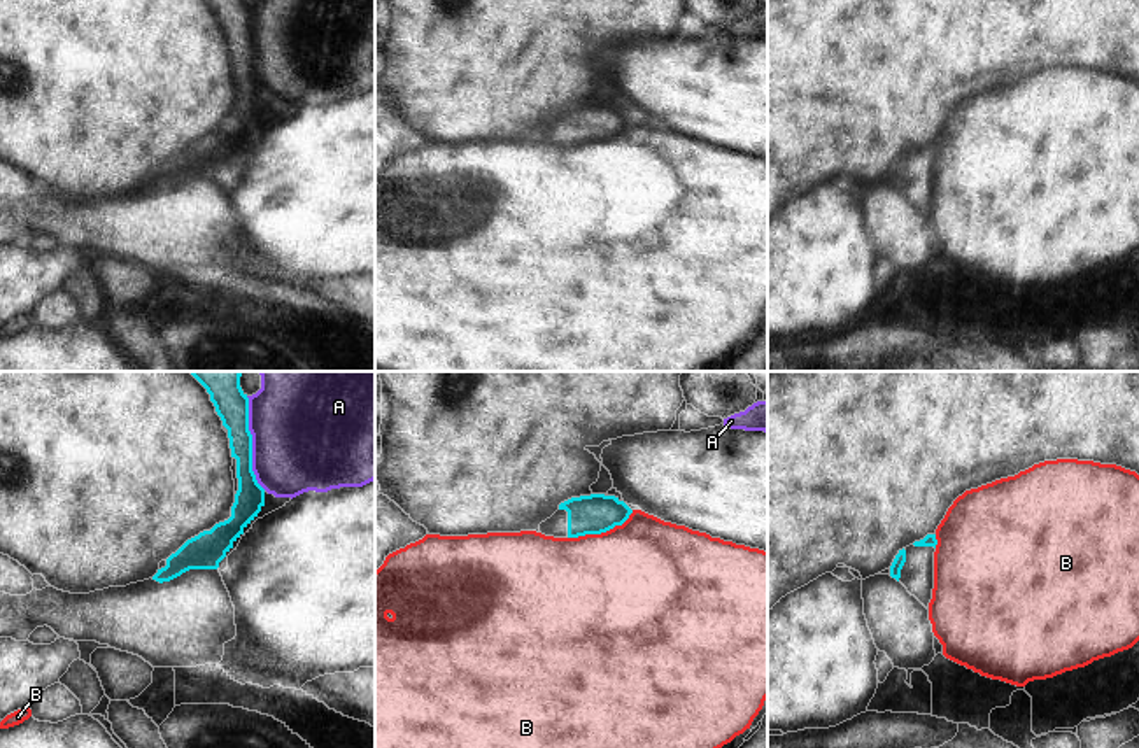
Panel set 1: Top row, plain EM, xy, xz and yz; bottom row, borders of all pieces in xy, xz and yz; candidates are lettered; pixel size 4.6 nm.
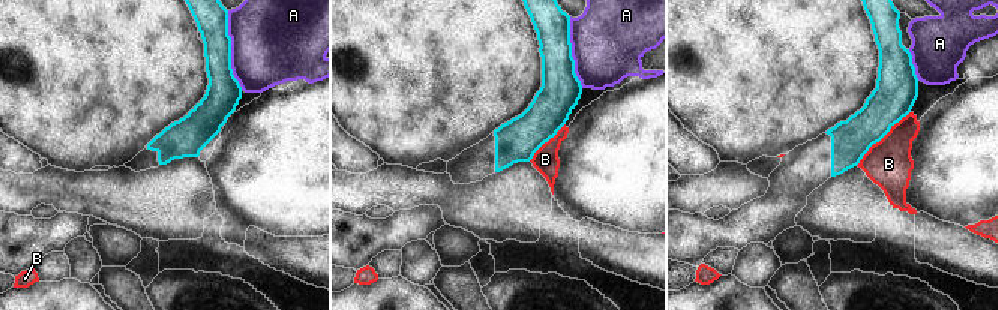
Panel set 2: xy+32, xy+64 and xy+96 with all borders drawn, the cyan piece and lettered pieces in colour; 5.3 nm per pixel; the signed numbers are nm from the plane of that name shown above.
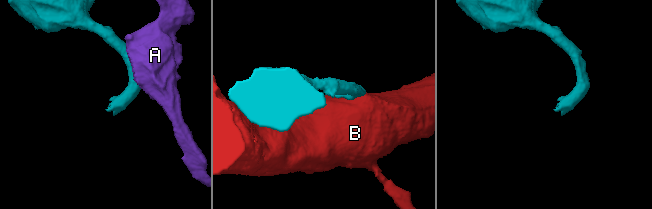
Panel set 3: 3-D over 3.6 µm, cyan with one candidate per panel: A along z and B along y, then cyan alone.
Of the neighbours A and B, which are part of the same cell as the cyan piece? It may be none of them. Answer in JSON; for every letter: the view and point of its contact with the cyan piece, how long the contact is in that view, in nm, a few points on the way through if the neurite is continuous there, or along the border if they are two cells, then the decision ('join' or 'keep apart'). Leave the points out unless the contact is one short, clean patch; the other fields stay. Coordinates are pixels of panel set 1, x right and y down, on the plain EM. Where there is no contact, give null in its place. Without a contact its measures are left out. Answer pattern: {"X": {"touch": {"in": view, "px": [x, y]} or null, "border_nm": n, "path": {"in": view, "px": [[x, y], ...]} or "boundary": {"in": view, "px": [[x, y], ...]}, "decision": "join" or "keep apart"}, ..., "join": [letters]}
{"A": {"touch": {"in": "xy", "px": [251, 51]}, "border_nm": 440, "boundary": {"in": "xy", "px": [[246, 4], [251, 77], [265, 97]]}, "decision": "keep apart"}, "B": {"touch": {"in": "xz", "px": [601, 139]}, "border_nm": 340, "decision": "keep apart"}, "join": []}

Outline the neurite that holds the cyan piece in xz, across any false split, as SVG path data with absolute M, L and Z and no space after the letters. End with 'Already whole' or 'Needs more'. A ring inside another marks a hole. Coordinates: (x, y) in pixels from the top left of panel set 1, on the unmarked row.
M591 102L571 105L540 131L540 140L554 145L601 142L622 133L633 117L615 103Z. Needs more

